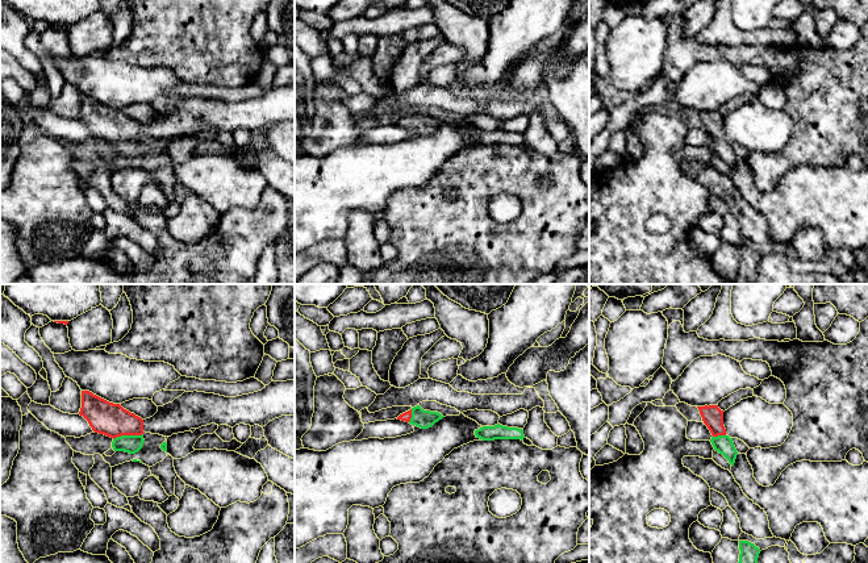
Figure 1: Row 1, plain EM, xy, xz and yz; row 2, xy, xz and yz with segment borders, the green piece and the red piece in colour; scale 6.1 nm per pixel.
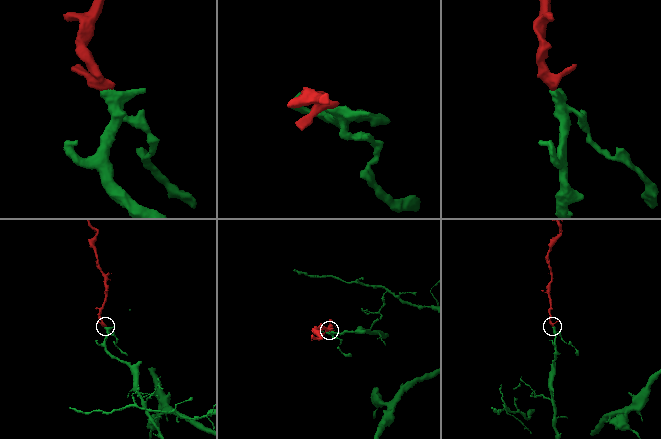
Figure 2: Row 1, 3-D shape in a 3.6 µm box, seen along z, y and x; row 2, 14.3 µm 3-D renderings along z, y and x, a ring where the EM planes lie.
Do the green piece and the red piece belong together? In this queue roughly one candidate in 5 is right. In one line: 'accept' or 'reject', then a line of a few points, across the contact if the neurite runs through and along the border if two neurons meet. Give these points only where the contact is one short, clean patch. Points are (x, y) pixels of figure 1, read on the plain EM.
accept; line xy (129, 149), (128, 141), (112, 125)

